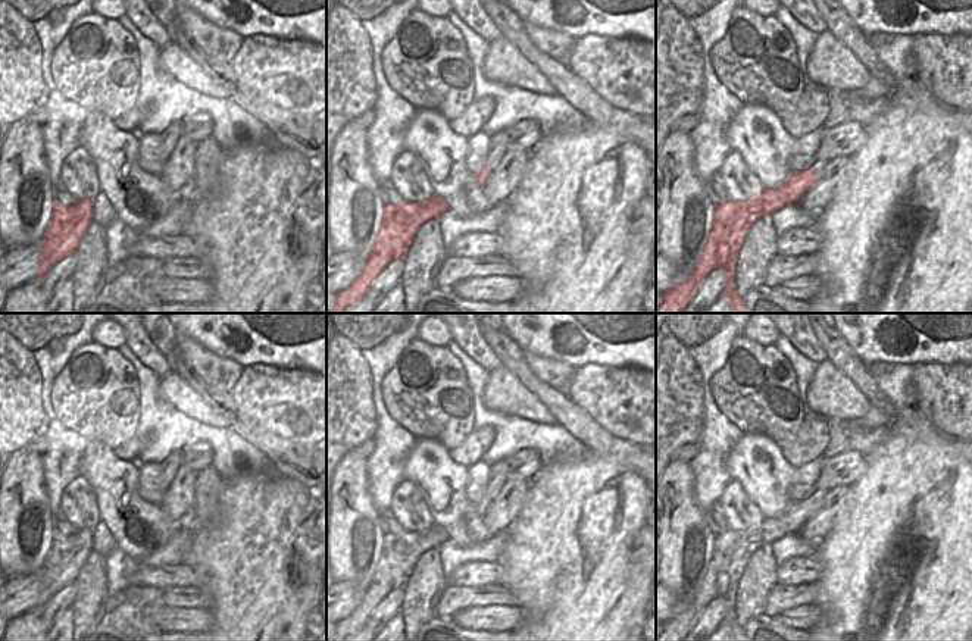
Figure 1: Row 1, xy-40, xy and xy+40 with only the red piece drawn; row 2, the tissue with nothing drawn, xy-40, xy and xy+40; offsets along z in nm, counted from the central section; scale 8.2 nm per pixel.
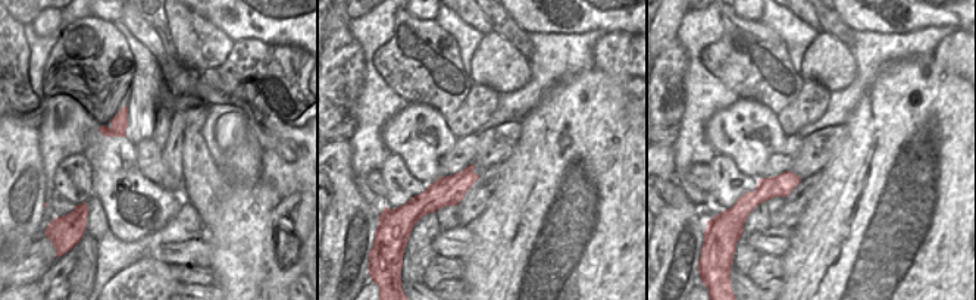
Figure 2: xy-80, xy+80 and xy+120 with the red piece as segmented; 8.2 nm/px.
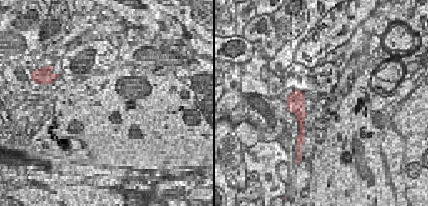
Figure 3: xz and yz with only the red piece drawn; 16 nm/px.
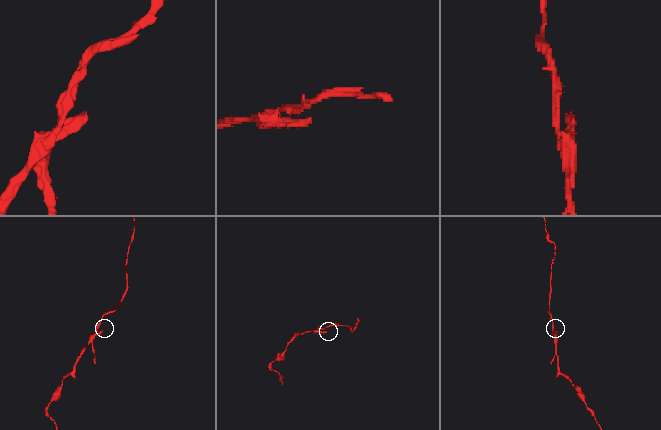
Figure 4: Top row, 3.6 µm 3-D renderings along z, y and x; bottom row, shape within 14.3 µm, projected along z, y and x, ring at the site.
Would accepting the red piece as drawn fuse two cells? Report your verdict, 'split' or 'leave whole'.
split

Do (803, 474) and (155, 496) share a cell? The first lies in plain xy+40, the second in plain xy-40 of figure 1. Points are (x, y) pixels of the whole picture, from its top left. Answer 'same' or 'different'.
same

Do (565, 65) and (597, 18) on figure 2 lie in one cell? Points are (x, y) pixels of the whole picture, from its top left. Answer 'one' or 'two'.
two

